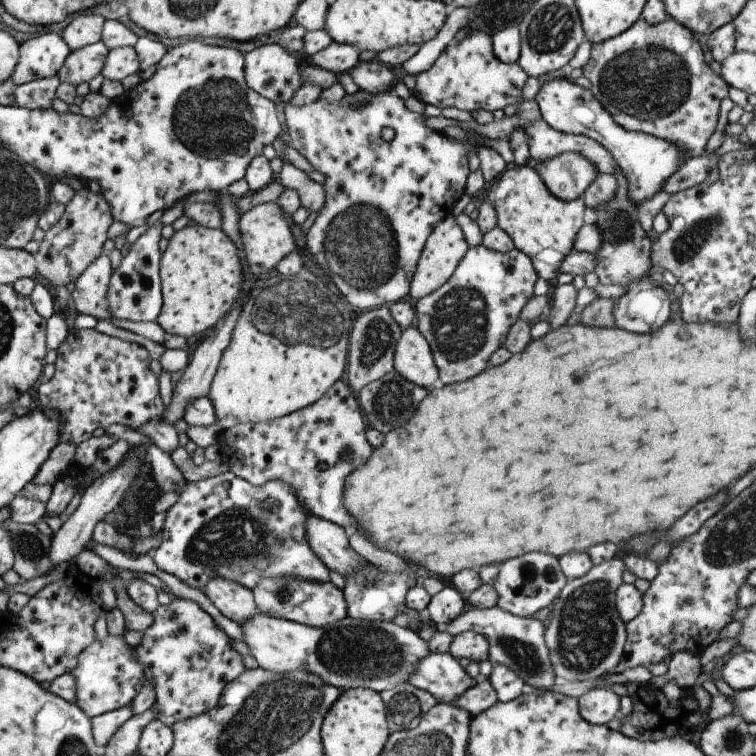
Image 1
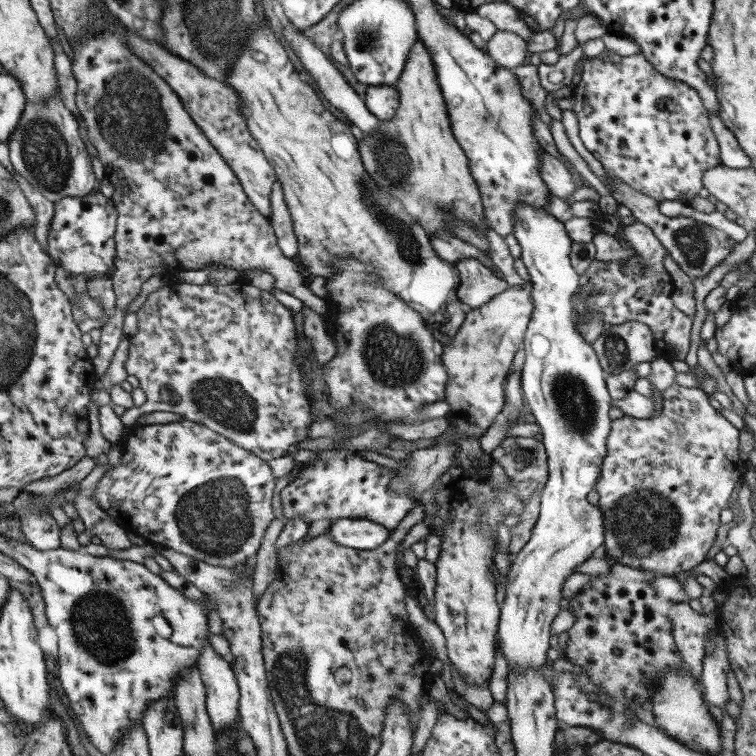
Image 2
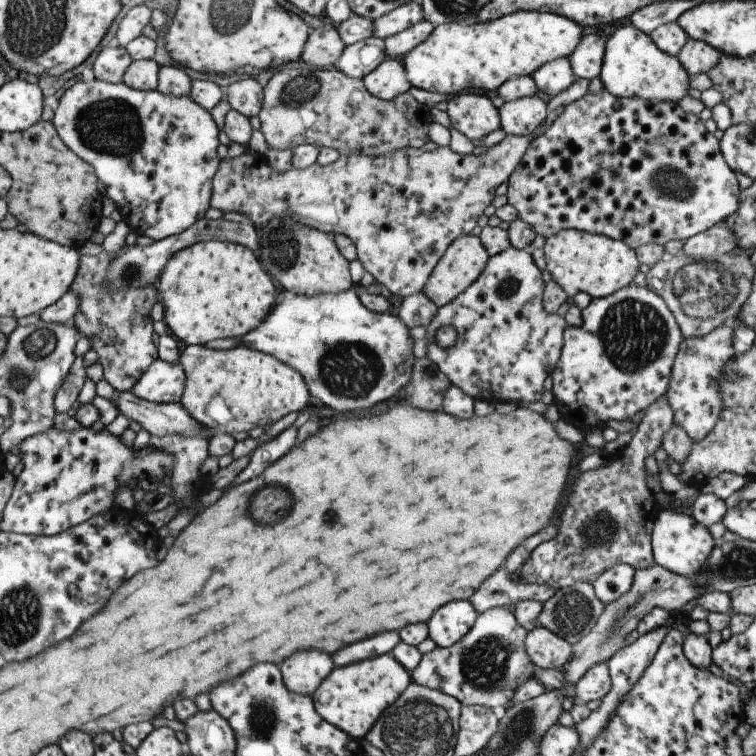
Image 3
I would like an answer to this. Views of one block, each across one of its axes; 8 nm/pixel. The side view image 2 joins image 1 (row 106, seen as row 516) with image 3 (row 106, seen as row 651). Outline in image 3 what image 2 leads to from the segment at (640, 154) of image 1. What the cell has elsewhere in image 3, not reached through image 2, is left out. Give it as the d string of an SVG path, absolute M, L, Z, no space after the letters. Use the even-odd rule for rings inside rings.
M540 94L504 102L498 108L499 128L506 135L527 136L534 132L547 116L546 98Z

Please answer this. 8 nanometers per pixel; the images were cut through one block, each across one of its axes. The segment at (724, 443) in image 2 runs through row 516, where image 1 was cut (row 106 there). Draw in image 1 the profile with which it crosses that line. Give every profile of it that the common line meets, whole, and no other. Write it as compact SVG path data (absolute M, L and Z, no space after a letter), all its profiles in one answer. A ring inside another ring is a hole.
M670 17L653 25L639 18L621 34L593 44L590 58L581 71L582 76L591 83L593 98L623 130L643 132L653 138L671 142L679 148L683 160L699 157L711 148L708 140L715 130L719 103L728 96L729 88L705 64L701 48L689 28Z

